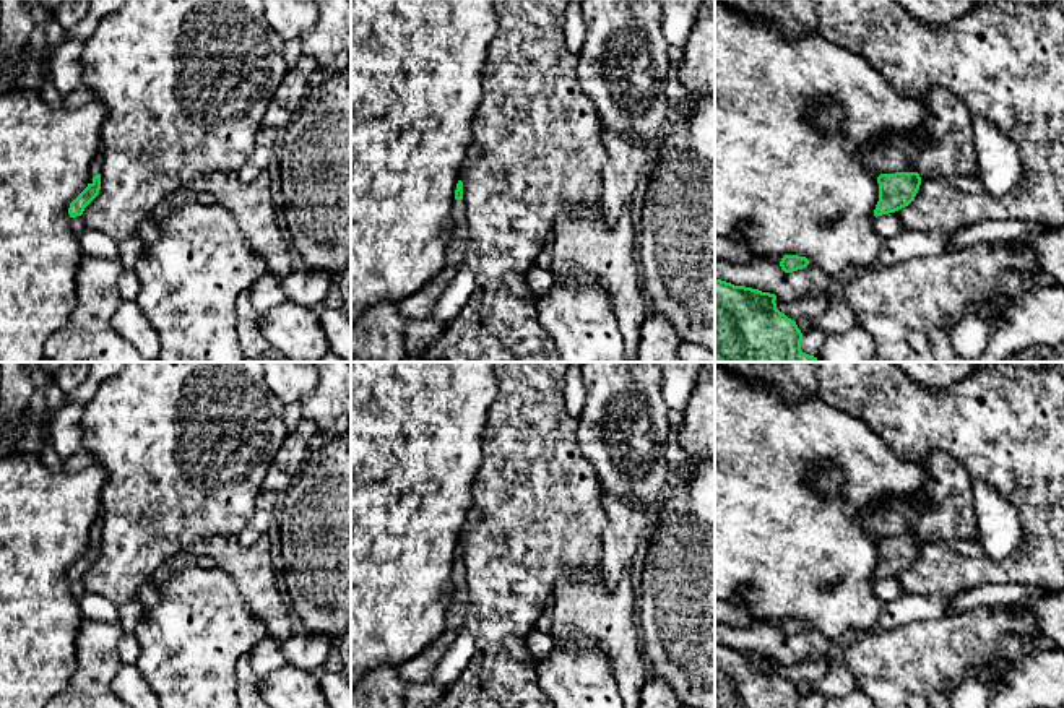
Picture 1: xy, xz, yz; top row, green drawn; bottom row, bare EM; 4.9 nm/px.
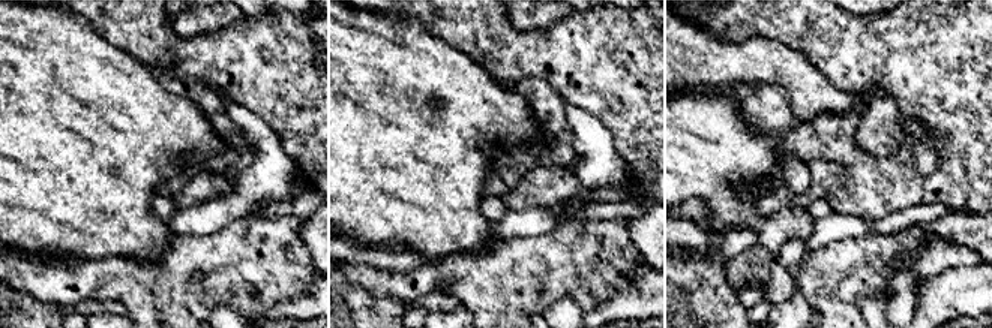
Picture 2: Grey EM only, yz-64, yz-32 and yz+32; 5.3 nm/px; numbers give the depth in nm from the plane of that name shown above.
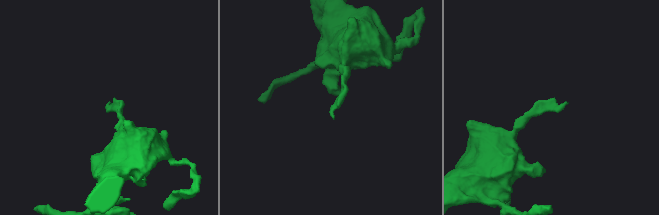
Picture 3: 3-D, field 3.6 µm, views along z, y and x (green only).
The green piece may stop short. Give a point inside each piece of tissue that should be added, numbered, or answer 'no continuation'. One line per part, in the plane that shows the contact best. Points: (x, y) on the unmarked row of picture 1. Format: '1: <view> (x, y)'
1: xy (95, 533)

